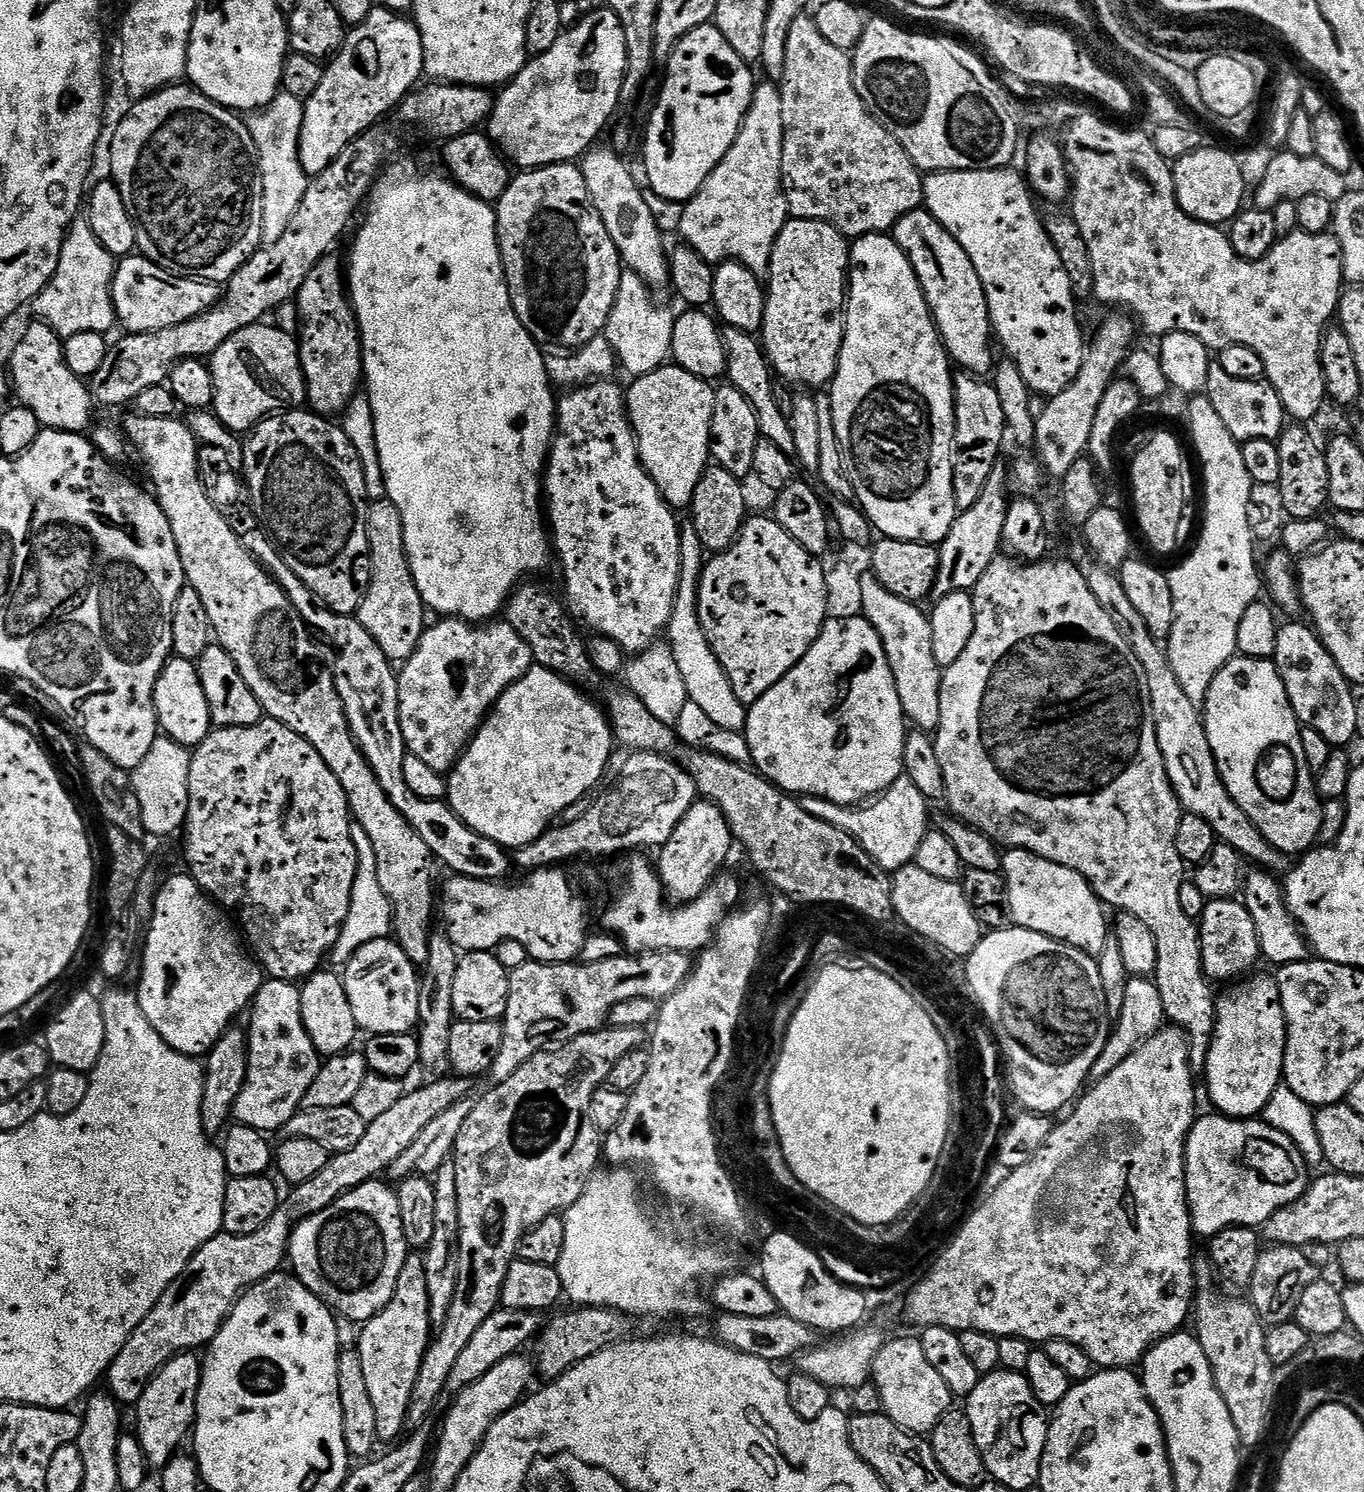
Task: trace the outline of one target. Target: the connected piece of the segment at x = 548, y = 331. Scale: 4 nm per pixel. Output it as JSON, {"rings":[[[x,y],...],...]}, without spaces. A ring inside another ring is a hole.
{"rings":[[[569,162],[567,164],[547,164],[545,168],[517,171],[506,186],[506,194],[502,194],[502,198],[495,201],[494,207],[496,210],[496,237],[500,243],[500,257],[504,263],[504,281],[510,290],[510,302],[514,306],[514,314],[518,314],[522,326],[526,326],[526,330],[536,339],[536,343],[541,346],[557,344],[555,346],[557,349],[575,350],[583,347],[595,336],[601,335],[604,327],[607,326],[610,310],[614,307],[615,295],[618,294],[622,265],[620,255],[610,234],[606,234],[606,226],[602,226],[602,218],[598,218],[598,210],[594,210],[592,199],[586,190],[584,176],[580,173],[579,167],[575,163]]]}

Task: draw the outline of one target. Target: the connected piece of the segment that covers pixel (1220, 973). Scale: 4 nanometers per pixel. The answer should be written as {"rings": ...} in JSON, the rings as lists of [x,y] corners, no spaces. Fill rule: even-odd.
{"rings":[[[1239,899],[1209,900],[1206,910],[1200,916],[1198,927],[1202,966],[1209,981],[1235,981],[1237,978],[1251,973],[1255,969],[1252,967],[1256,963],[1261,963],[1258,930],[1254,930],[1254,918],[1250,918],[1247,906]]]}

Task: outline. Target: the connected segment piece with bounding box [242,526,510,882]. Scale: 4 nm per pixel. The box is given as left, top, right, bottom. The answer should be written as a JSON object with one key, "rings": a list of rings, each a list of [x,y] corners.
{"rings":[[[255,527],[243,529],[242,539],[246,550],[250,550],[252,557],[276,579],[278,586],[282,586],[286,598],[290,598],[294,610],[298,610],[301,618],[308,623],[309,629],[319,633],[330,645],[334,653],[332,661],[334,682],[338,698],[342,698],[342,706],[352,736],[366,762],[370,762],[374,778],[378,778],[378,784],[382,786],[382,790],[386,790],[390,802],[394,802],[394,808],[402,814],[402,818],[406,818],[406,822],[410,822],[418,838],[426,842],[433,857],[439,863],[441,860],[449,868],[449,873],[472,876],[476,880],[503,881],[507,877],[504,875],[508,872],[508,866],[510,867],[510,856],[504,847],[466,826],[460,821],[456,811],[444,800],[418,798],[418,794],[414,794],[414,790],[406,786],[402,774],[402,762],[410,753],[402,738],[398,676],[392,661],[386,658],[386,654],[382,654],[382,650],[378,650],[378,642],[374,642],[374,638],[366,634],[356,616],[343,616],[330,611],[320,601],[318,594],[307,588],[298,578],[298,574],[294,574],[294,570],[290,570],[284,553],[276,547],[271,535],[263,527]]]}

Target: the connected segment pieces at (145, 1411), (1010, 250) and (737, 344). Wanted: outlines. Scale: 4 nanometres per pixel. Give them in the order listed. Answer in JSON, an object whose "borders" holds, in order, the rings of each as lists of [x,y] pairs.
{"borders":[[[[181,1352],[173,1360],[168,1360],[153,1376],[142,1398],[134,1405],[136,1428],[134,1434],[140,1440],[148,1467],[163,1470],[173,1456],[181,1451],[180,1443],[189,1439],[196,1423],[196,1399],[200,1389],[202,1360],[192,1352]]],[[[1009,166],[969,172],[927,173],[923,177],[923,207],[938,218],[938,222],[958,238],[958,246],[970,254],[970,262],[974,262],[974,270],[978,270],[978,278],[982,278],[982,286],[986,290],[992,331],[999,347],[1000,344],[1004,347],[1003,355],[1016,364],[1032,394],[1051,398],[1078,378],[1086,351],[1086,336],[1084,340],[1080,320],[1076,317],[1078,301],[1072,292],[1070,277],[1062,267],[1058,250],[1054,250],[1054,242],[1050,242],[1046,234],[1041,213],[1036,213],[1037,201],[1027,179],[1014,169]]],[[[725,327],[723,329],[724,345],[726,346],[726,362],[728,370],[726,373],[727,383],[732,384],[754,406],[754,414],[758,414],[758,426],[760,427],[761,437],[774,446],[778,446],[783,452],[794,453],[794,434],[790,430],[788,420],[778,414],[778,406],[774,406],[774,373],[768,363],[768,357],[765,356],[761,341],[753,333],[743,332]]]]}

